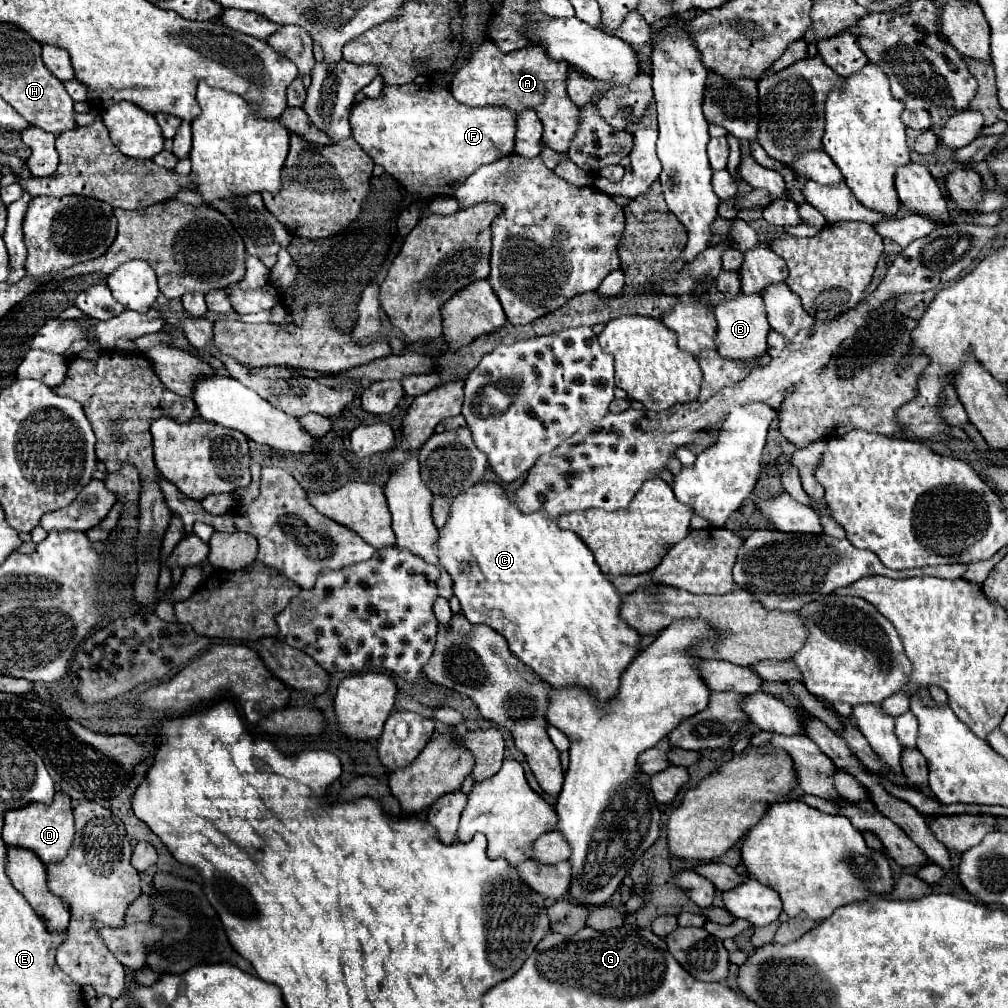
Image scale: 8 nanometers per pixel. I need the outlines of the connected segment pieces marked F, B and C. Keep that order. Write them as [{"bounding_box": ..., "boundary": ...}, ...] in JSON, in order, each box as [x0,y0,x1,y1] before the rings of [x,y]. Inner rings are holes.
[{"bounding_box":[350,77,516,195],"boundary":[[[418,77],[406,85],[392,85],[376,99],[364,99],[350,109],[350,125],[354,141],[372,157],[376,165],[382,165],[396,181],[400,181],[410,193],[422,195],[452,195],[478,167],[494,163],[514,149],[516,121],[504,107],[468,107],[454,99],[454,95],[432,79]]]},{"bounding_box":[716,293,770,367],"boundary":[[[740,293],[734,299],[722,299],[716,305],[716,321],[718,321],[718,353],[728,361],[744,361],[750,367],[756,367],[758,359],[766,353],[766,337],[770,333],[768,319],[764,315],[764,301],[760,295],[744,295]]]},{"bounding_box":[438,483,642,703],"boundary":[[[476,483],[466,493],[454,497],[450,511],[452,511],[452,515],[450,515],[448,523],[444,525],[444,529],[440,529],[438,557],[440,557],[440,565],[444,565],[446,571],[450,573],[450,577],[454,579],[454,595],[458,597],[458,601],[462,605],[462,613],[466,615],[466,619],[470,623],[488,625],[494,631],[498,631],[500,635],[504,635],[506,641],[508,641],[508,645],[510,645],[510,651],[522,663],[526,663],[528,667],[532,667],[532,671],[538,673],[552,687],[588,687],[590,691],[596,691],[598,693],[596,699],[600,699],[600,703],[604,703],[604,699],[612,699],[612,695],[616,695],[616,687],[620,687],[620,675],[626,671],[628,663],[640,653],[640,639],[642,637],[636,633],[636,629],[628,627],[628,623],[620,617],[622,595],[600,573],[600,569],[598,569],[598,565],[594,561],[594,555],[586,547],[586,543],[582,543],[582,539],[578,539],[576,533],[562,531],[556,525],[556,521],[544,517],[542,513],[530,513],[530,515],[520,513],[516,507],[512,507],[512,503],[508,501],[506,493],[496,483]]]}]

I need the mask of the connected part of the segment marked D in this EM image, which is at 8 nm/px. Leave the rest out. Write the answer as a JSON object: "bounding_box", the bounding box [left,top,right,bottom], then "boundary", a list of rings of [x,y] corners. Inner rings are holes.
{"bounding_box":[2,791,74,863],"boundary":[[[62,791],[56,793],[56,799],[50,805],[44,803],[32,803],[22,809],[8,811],[4,815],[4,829],[2,839],[6,845],[16,845],[34,851],[42,863],[56,863],[64,859],[68,853],[72,839],[74,839],[74,815],[72,815],[72,799],[64,795]]]}

